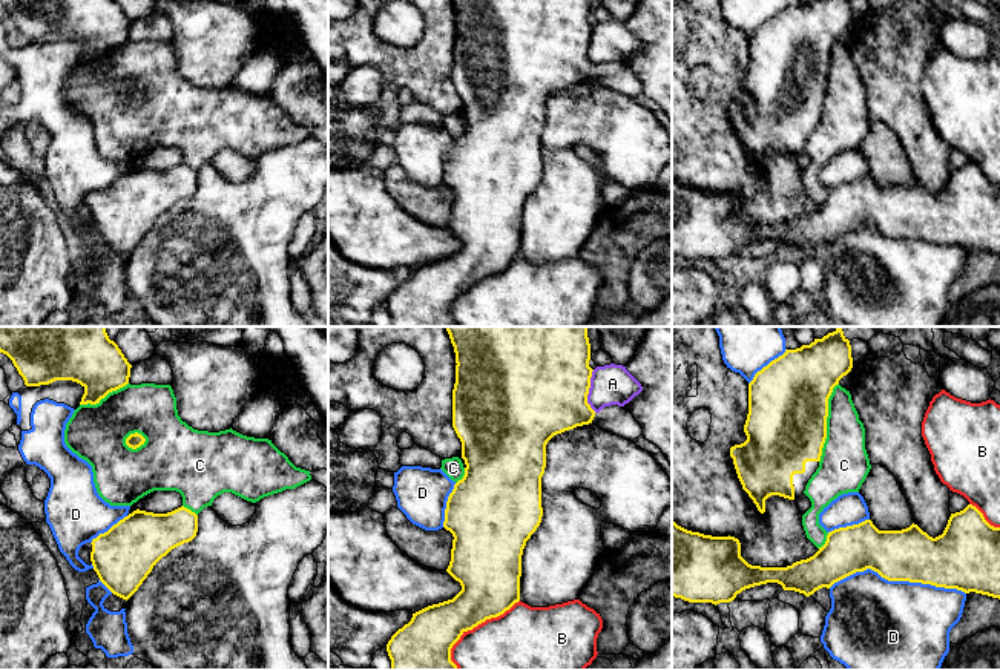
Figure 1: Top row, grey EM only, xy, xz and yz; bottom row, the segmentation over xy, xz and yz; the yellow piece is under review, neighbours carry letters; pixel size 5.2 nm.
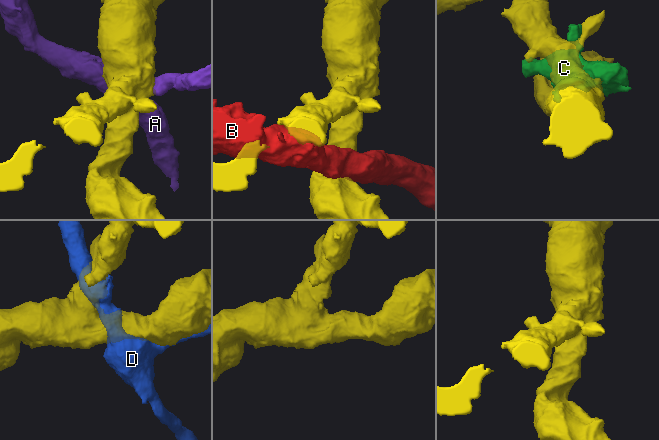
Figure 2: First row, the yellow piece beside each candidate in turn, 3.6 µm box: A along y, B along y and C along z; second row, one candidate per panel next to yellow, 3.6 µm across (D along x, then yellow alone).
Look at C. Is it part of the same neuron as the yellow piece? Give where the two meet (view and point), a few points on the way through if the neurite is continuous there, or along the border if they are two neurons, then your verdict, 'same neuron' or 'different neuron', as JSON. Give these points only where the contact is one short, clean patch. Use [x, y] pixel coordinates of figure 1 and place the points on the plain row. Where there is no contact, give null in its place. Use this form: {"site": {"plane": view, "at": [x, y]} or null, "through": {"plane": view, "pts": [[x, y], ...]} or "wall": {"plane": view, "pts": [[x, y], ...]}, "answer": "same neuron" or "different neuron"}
{"site": {"plane": "yz", "at": [825, 80]}, "answer": "different neuron"}

